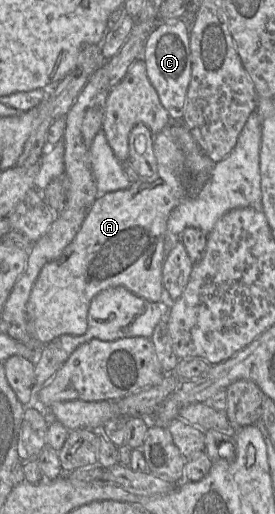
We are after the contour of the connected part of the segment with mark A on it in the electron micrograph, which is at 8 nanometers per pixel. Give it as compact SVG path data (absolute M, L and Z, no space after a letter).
M171 123L154 134L153 150L157 164L157 179L154 182L138 179L127 189L98 195L87 210L84 221L70 244L57 259L41 269L27 303L29 333L40 344L47 344L64 334L84 334L87 330L90 302L106 289L124 287L149 302L163 301L163 246L167 220L174 208L185 198L185 156L172 135Z

